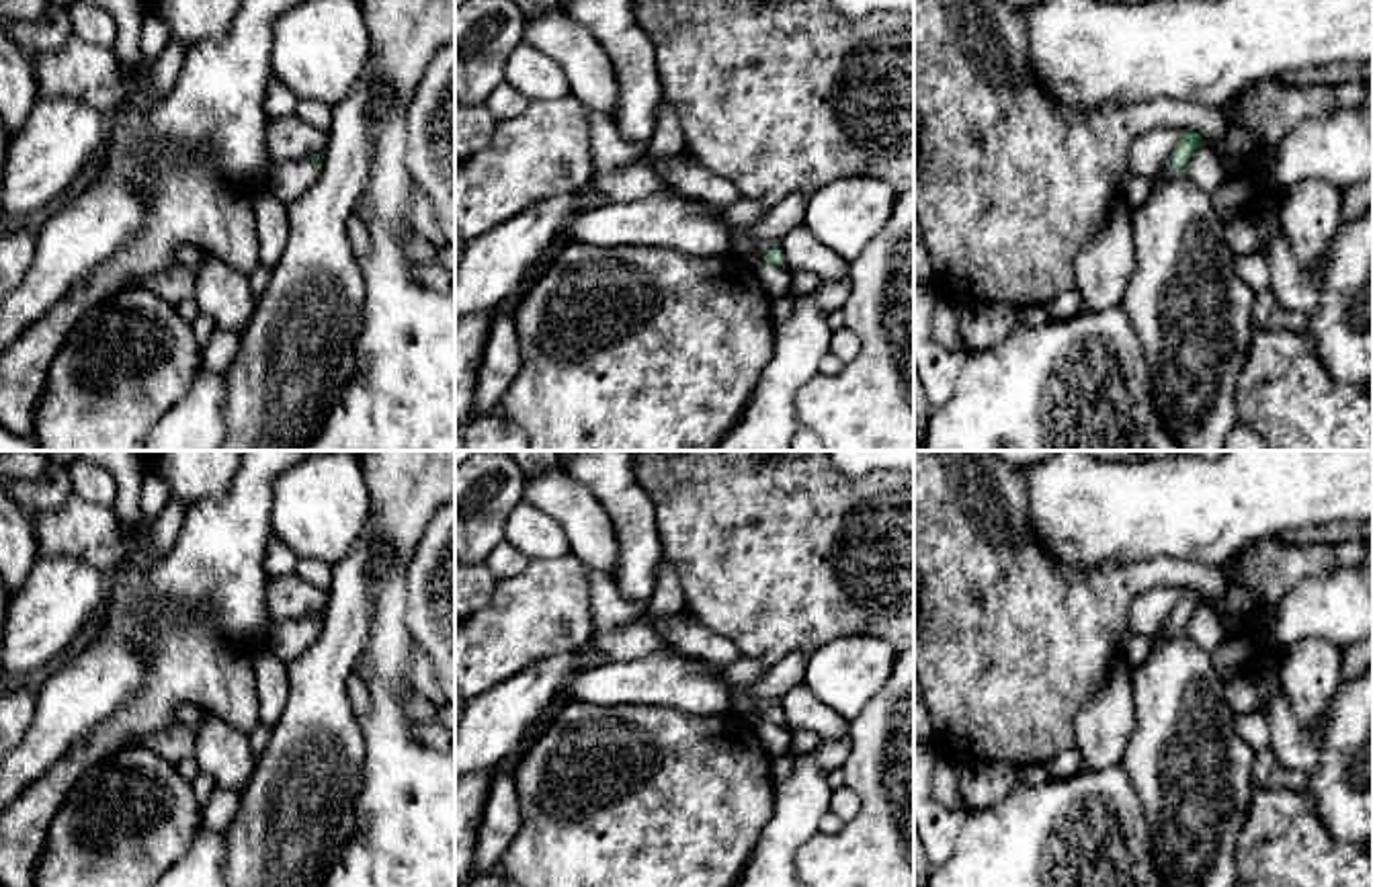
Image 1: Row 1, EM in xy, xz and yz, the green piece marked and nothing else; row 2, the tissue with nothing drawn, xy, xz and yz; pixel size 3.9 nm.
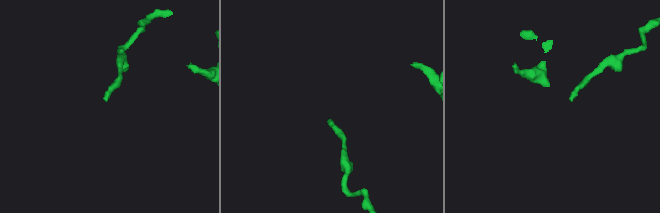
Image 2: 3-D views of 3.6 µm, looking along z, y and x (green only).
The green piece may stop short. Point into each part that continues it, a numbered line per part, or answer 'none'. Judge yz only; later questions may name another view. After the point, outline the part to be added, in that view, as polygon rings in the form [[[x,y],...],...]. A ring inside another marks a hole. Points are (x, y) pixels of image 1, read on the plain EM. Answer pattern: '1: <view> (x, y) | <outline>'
1: yz (1167, 631) | [[[1166,621],[1158,633],[1154,633],[1154,641],[1162,643],[1168,641],[1172,637],[1180,635],[1180,631],[1174,629],[1174,625],[1170,621]]]

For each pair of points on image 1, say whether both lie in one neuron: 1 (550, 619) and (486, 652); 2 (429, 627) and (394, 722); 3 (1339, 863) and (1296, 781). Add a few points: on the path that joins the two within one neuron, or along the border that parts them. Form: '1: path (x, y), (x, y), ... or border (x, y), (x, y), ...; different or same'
1: path (533, 619), (523, 621), (503, 638); same
2: border (406, 599), (406, 627), (419, 646); different
3: border (1255, 787), (1302, 791); different

